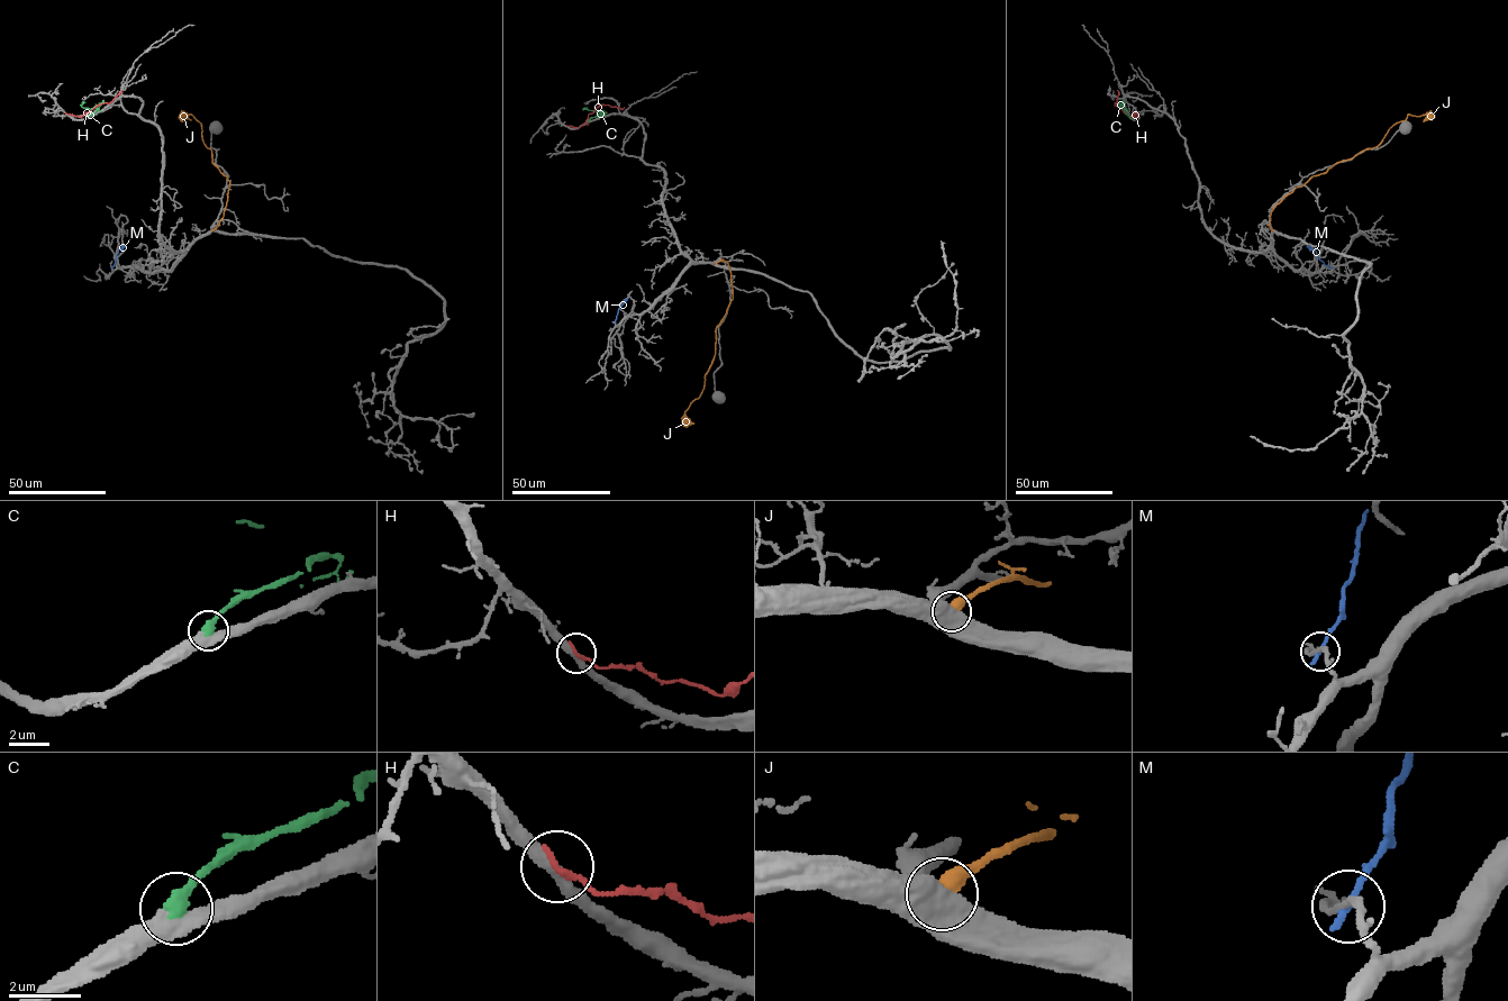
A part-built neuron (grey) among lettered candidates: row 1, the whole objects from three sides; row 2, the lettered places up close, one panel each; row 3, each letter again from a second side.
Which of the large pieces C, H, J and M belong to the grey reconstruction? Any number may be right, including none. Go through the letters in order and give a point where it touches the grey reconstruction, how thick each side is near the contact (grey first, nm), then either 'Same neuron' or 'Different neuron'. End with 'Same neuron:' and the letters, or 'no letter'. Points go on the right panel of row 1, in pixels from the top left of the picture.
C: Touches grey at (1130, 118). Thickness 500 nm (grey) against 380 nm. Different neuron
H: Touches grey at (1136, 112). Thickness 360 nm (grey) against 220 nm. Different neuron
J: Touches grey at (1272, 230). Thickness 600 nm (grey) against 480 nm. Different neuron
M: Touches grey at (1331, 267). Thickness 160 nm (grey) against 200 nm. Different neuron
Same neuron: no letter

